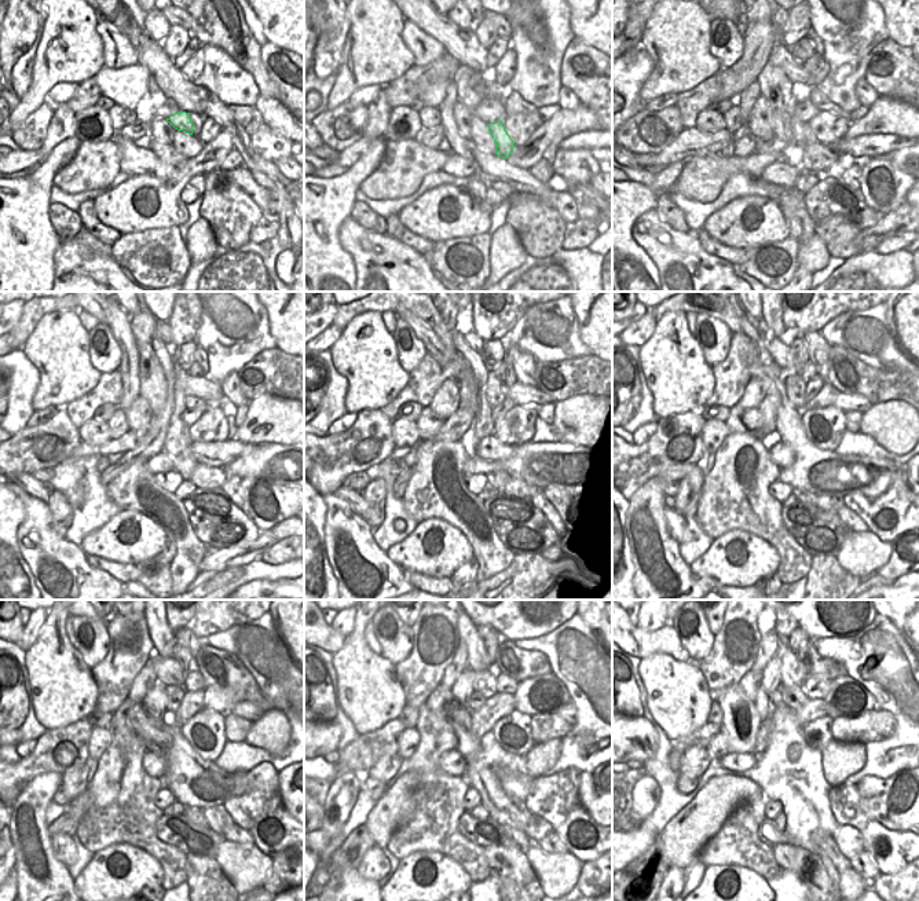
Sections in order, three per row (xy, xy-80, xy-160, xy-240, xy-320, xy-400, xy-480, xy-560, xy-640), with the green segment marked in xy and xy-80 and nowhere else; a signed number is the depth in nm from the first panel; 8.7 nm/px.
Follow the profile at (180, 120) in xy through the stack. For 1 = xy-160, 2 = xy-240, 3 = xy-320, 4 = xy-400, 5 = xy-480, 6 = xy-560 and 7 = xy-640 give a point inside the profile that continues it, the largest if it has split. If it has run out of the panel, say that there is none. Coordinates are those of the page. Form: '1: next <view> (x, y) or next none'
1: next xy-160 (816, 158)
2: next xy-240 (202, 476)
3: next xy-320 (515, 486)
4: next xy-400 (833, 504)
5: next xy-480 (219, 820)
6: next xy-560 (534, 827)
7: next xy-640 (849, 839)

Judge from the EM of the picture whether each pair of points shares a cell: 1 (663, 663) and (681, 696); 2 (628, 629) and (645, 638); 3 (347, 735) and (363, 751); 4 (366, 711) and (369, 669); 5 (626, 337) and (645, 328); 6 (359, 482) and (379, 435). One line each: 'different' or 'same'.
1: same
2: same
3: different
4: same
5: same
6: different

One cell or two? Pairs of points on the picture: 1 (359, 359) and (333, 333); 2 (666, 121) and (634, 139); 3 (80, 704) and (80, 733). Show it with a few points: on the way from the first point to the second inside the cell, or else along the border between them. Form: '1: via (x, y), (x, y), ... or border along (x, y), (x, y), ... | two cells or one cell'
1: border along (343, 330), (329, 348) | two cells
2: via (658, 129), (643, 134) | one cell
3: border along (85, 717), (63, 726), (48, 728) | two cells

